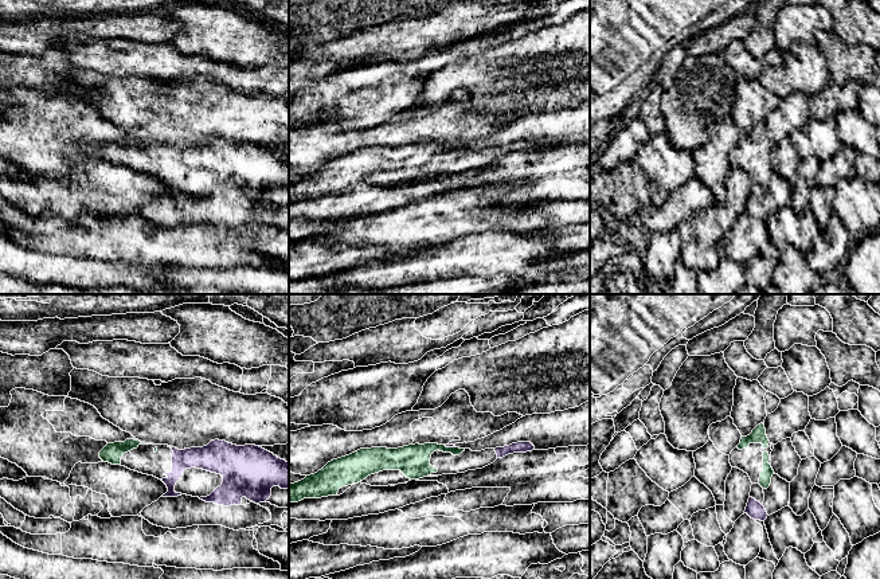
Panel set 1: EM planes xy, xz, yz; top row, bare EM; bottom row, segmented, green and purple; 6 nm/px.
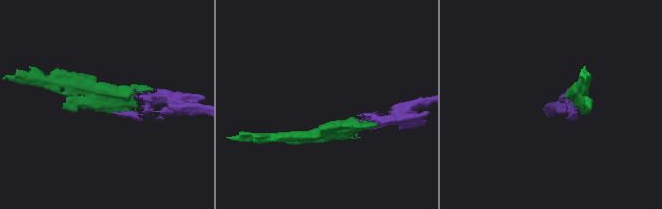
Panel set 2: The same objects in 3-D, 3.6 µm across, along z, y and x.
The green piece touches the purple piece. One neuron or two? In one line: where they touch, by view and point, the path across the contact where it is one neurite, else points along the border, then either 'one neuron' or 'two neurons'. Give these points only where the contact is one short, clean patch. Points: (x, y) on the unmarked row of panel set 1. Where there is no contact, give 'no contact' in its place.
xz (449, 147) | across xz (413, 160), (430, 147), (449, 147), (445, 144) | one neuron

